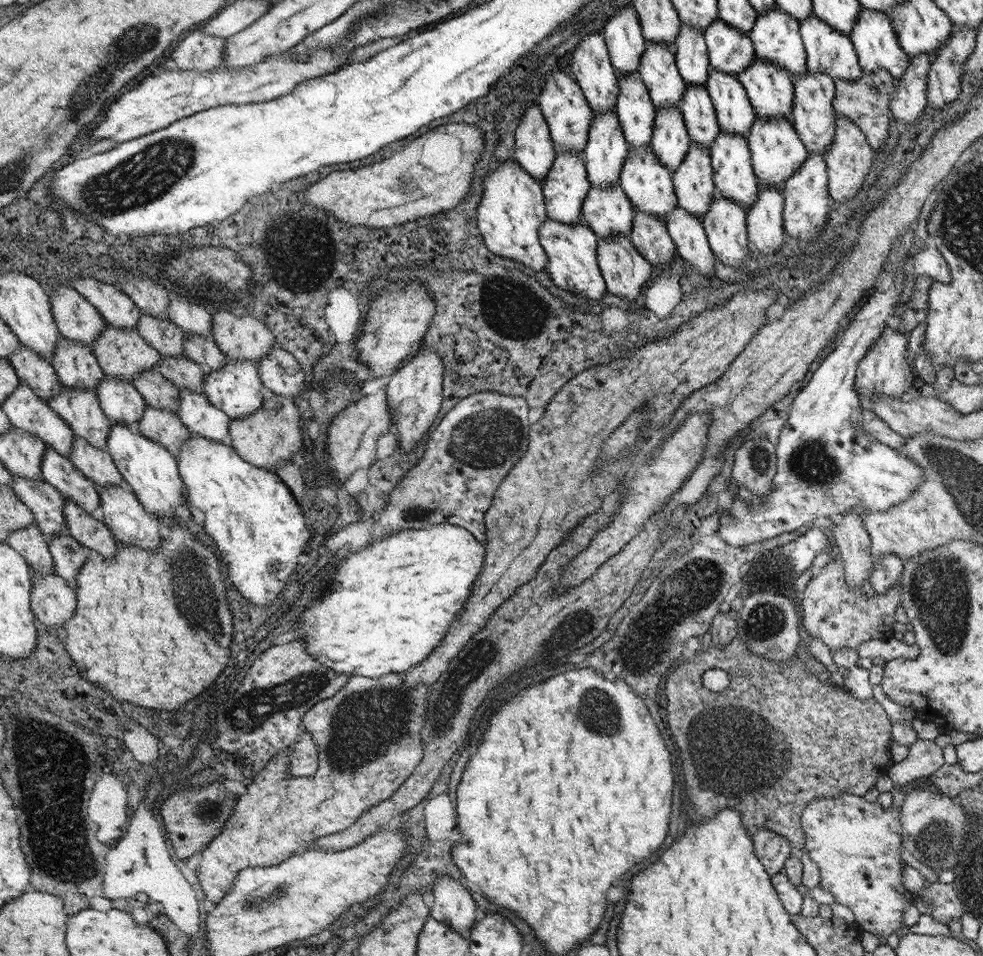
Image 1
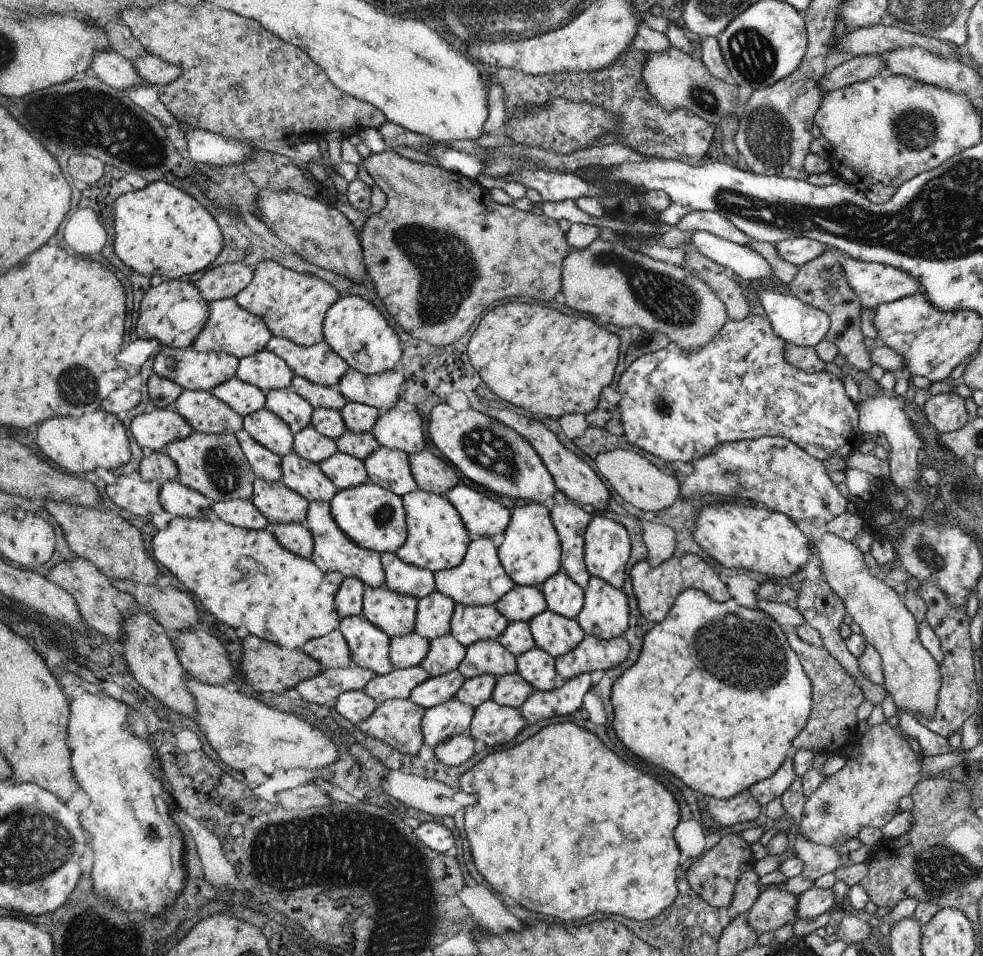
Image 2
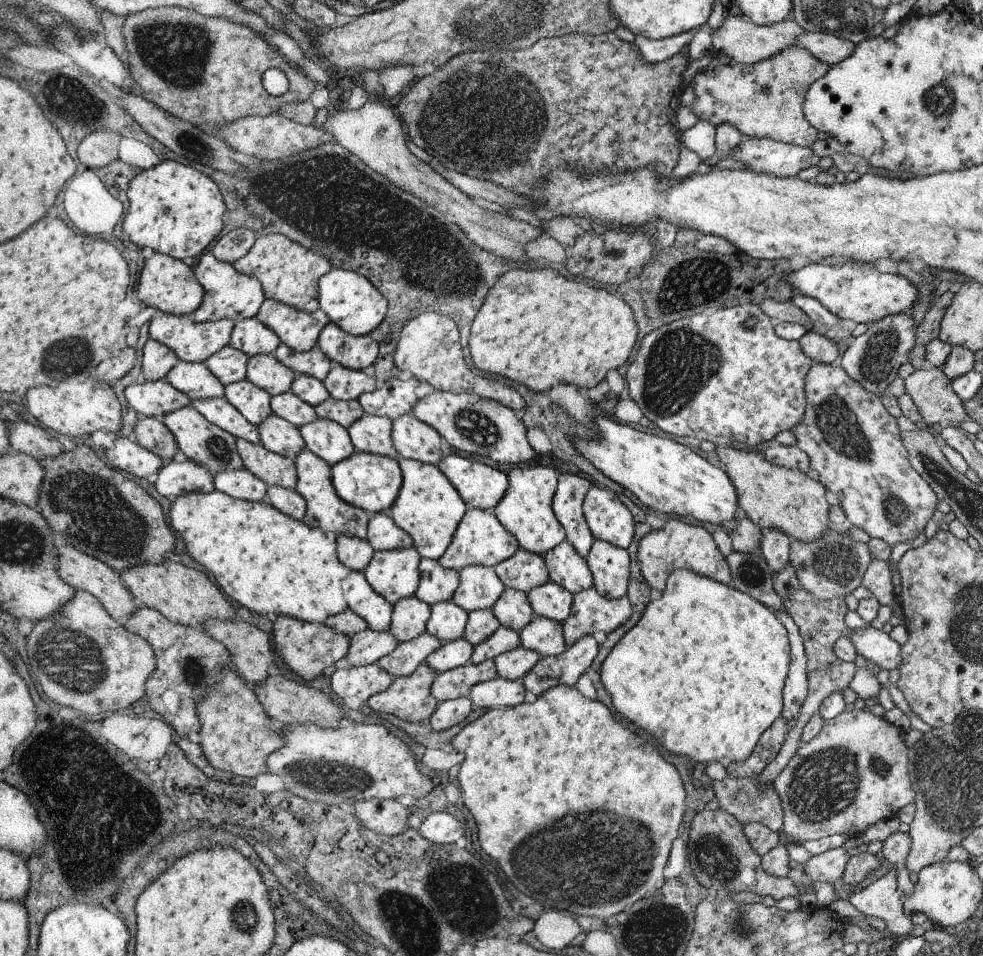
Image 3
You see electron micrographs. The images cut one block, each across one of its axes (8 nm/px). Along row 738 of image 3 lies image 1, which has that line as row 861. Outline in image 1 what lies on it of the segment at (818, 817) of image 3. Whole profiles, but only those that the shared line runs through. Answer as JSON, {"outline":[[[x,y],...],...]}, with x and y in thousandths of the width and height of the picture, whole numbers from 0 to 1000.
{"outline":[[[854,828],[854,833],[849,833],[849,835],[831,835],[831,837],[827,837],[827,839],[823,839],[821,843],[819,843],[819,847],[817,847],[817,851],[815,851],[815,866],[817,866],[817,872],[819,872],[819,889],[821,889],[821,893],[823,893],[823,900],[825,902],[829,902],[829,906],[833,908],[833,927],[837,929],[837,931],[841,931],[845,937],[847,937],[847,941],[851,944],[851,946],[858,946],[858,948],[862,948],[866,954],[868,954],[868,958],[870,958],[870,967],[876,971],[876,973],[880,973],[880,975],[886,975],[888,979],[892,979],[892,981],[900,981],[902,983],[902,979],[904,977],[919,977],[921,975],[921,964],[919,964],[919,954],[921,954],[921,950],[929,944],[929,935],[925,935],[925,931],[919,927],[919,921],[917,921],[917,916],[919,916],[919,900],[917,900],[917,895],[915,895],[915,891],[917,891],[917,860],[915,860],[915,854],[917,854],[917,843],[915,843],[915,847],[910,847],[910,845],[894,845],[894,841],[892,839],[882,839],[882,837],[878,837],[876,833],[870,833],[870,831],[866,831],[866,828]]]}

